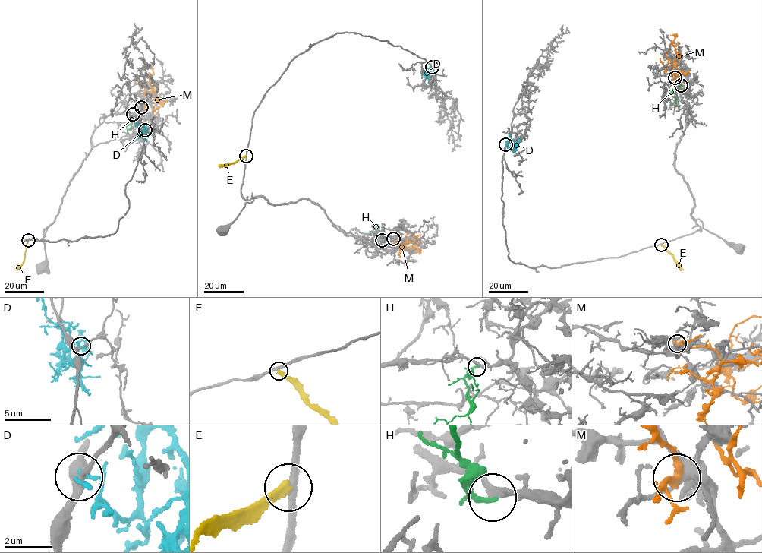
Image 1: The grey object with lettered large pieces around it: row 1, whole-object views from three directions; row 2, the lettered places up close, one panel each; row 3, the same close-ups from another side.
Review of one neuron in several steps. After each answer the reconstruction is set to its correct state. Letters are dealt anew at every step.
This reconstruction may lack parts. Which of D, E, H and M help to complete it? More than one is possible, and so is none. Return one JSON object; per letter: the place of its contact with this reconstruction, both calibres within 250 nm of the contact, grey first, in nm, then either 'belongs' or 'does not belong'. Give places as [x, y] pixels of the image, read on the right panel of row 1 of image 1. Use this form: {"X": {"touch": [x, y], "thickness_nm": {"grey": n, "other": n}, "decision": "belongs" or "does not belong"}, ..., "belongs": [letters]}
{"D": {"touch": [505, 144], "thickness_nm": {"grey": 220, "other": 100}, "decision": "does not belong"}, "E": {"touch": [661, 244], "thickness_nm": {"grey": 280, "other": 320}, "decision": "does not belong"}, "H": {"touch": [681, 85], "thickness_nm": {"grey": 300, "other": 150}, "decision": "does not belong"}, "M": {"touch": [675, 77], "thickness_nm": {"grey": 360, "other": 280}, "decision": "does not belong"}, "belongs": []}

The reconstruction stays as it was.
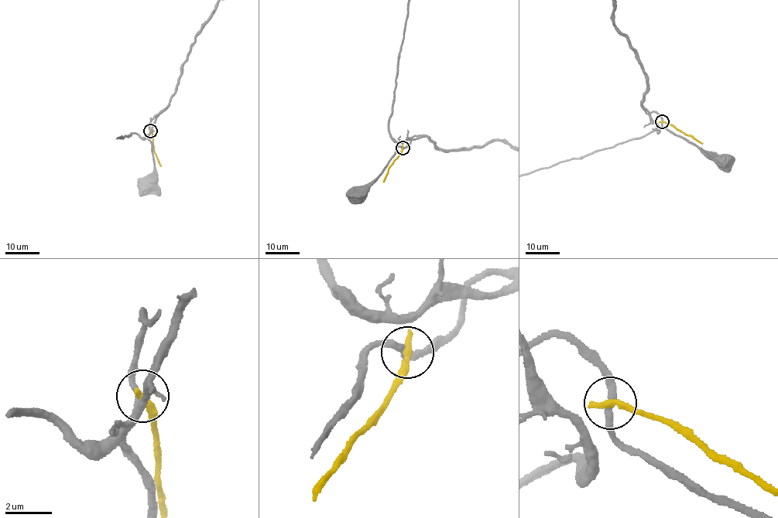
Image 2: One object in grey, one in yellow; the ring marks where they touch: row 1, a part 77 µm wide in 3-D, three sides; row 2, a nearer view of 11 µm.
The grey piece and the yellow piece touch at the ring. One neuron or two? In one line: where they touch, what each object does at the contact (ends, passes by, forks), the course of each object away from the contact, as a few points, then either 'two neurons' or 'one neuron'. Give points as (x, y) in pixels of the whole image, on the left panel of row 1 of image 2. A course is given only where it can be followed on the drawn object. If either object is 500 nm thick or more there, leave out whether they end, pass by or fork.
at (150, 131); grey passes by; yellow ends there; grey runs (149, 131), (148, 138), (152, 144), (155, 164), (149, 178), (143, 182), (141, 188), (144, 186); yellow runs (150, 131), (153, 151), (161, 166); two neurons

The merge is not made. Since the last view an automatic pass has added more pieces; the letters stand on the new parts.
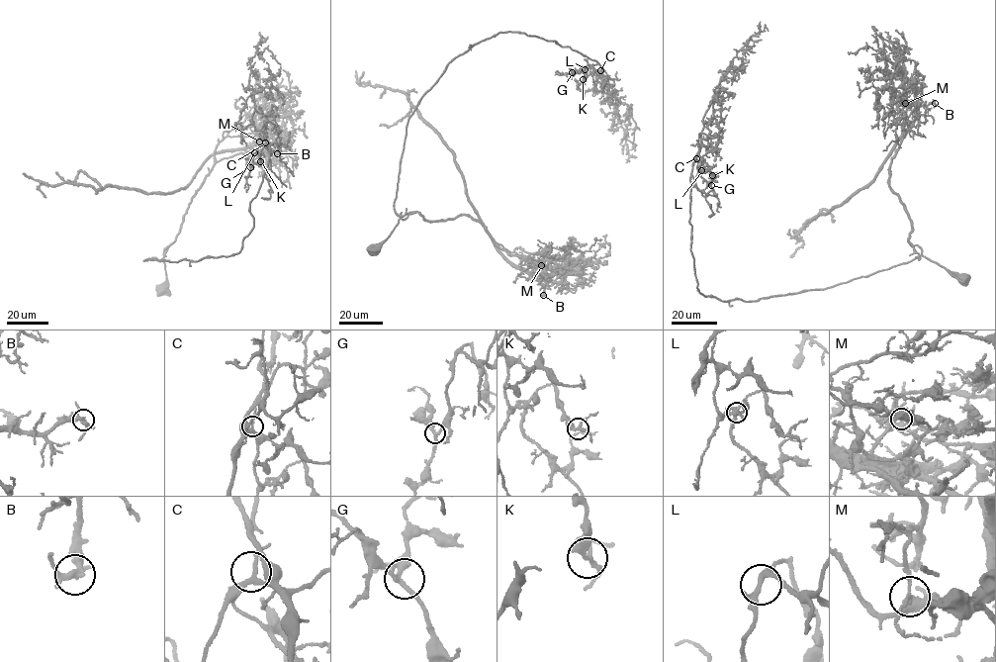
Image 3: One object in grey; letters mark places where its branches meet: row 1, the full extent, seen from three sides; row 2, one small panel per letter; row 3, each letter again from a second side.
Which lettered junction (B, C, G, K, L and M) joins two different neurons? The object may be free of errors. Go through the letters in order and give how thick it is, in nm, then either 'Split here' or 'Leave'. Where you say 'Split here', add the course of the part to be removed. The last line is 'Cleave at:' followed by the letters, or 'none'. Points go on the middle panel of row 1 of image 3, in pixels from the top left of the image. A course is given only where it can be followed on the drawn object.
B: Thickness 260 nm. Leave
C: Thickness 180 nm. Leave
G: Thickness 200 nm. Leave
K: Thickness 220 nm. Leave
L: Thickness 200 nm. Leave
M: Thickness 180 nm. Split here. Course of the part to remove: (541, 265), (528, 273), (506, 258), (479, 218), (454, 153), (442, 138), (406, 94), (359, 83), (355, 70)
Cleave at: M

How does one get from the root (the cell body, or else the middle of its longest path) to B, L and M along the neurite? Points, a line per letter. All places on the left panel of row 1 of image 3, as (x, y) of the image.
B: (160, 290), (166, 278), (164, 248), (175, 239), (192, 198), (214, 164), (253, 154), (265, 144), (277, 153)
L: (160, 290), (167, 246), (160, 260), (143, 260), (239, 251), (269, 147), (254, 152)
M: (160, 290), (166, 278), (164, 248), (175, 239), (204, 177), (223, 158), (254, 153), (249, 147), (259, 141)

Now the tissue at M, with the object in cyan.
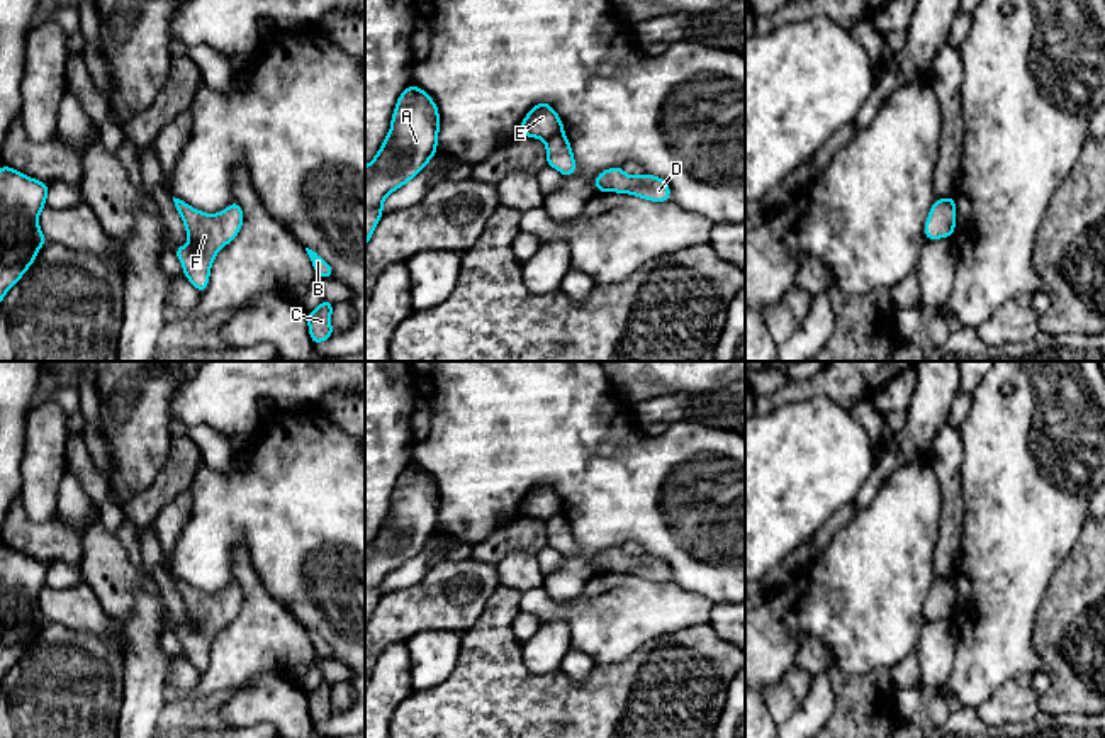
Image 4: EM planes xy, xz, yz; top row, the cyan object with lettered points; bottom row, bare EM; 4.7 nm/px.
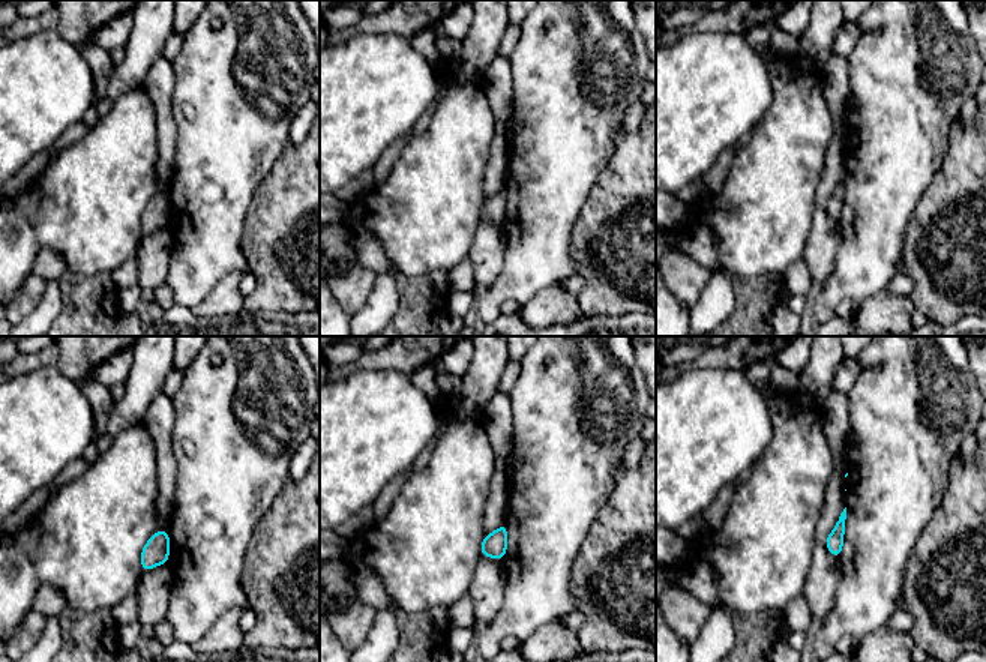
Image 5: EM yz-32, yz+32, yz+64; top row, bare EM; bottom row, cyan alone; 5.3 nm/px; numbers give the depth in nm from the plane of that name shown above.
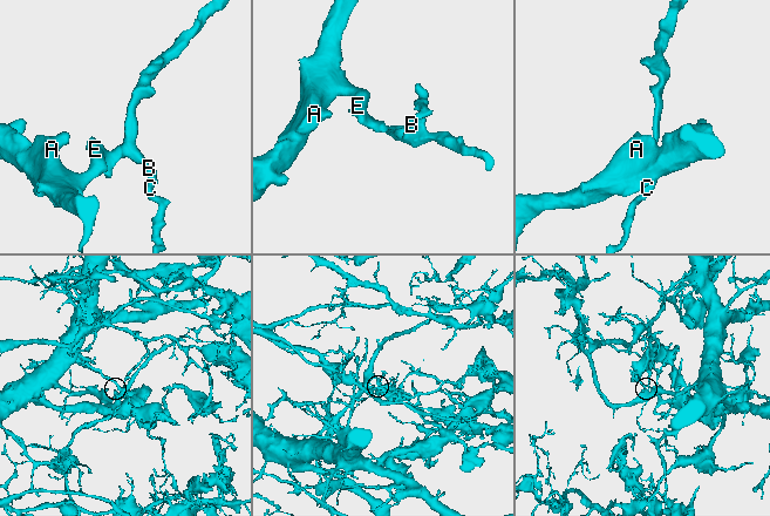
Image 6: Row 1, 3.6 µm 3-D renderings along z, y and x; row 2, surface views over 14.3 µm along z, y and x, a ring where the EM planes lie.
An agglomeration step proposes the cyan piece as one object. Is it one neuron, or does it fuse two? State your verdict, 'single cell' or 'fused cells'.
fused cells

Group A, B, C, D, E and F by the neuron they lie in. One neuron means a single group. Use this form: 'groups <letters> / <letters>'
groups A E F / B C D

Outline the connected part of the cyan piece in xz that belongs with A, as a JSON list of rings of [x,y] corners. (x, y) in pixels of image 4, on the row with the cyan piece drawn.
[[[409,85],[397,98],[390,131],[365,166],[365,248],[389,193],[404,187],[436,156],[440,112],[426,90]]]

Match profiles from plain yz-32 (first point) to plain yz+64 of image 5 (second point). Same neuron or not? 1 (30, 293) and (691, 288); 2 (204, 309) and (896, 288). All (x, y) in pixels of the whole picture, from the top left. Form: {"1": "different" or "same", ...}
{"1": "same", "2": "different"}

